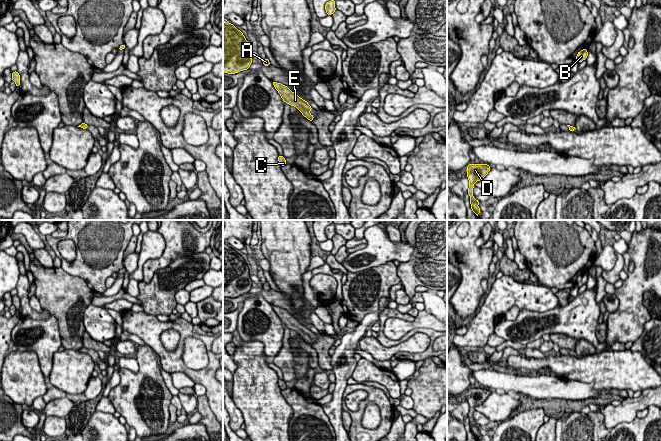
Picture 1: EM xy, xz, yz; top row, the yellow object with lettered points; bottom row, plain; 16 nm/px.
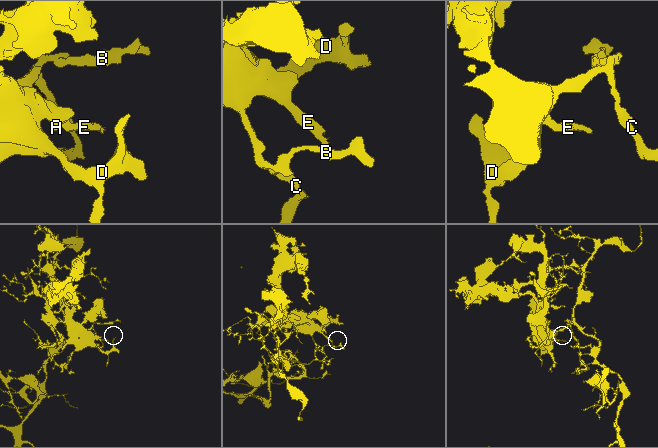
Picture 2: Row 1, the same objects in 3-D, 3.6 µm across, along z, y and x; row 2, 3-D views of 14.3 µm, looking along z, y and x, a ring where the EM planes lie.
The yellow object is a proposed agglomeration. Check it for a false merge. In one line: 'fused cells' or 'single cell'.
single cell

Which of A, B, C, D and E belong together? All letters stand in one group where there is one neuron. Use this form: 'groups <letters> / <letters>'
groups A B C D E

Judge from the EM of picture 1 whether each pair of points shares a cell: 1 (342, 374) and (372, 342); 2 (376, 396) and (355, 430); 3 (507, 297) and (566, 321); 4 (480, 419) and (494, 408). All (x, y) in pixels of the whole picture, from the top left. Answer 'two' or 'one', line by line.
1: two
2: one
3: two
4: two

